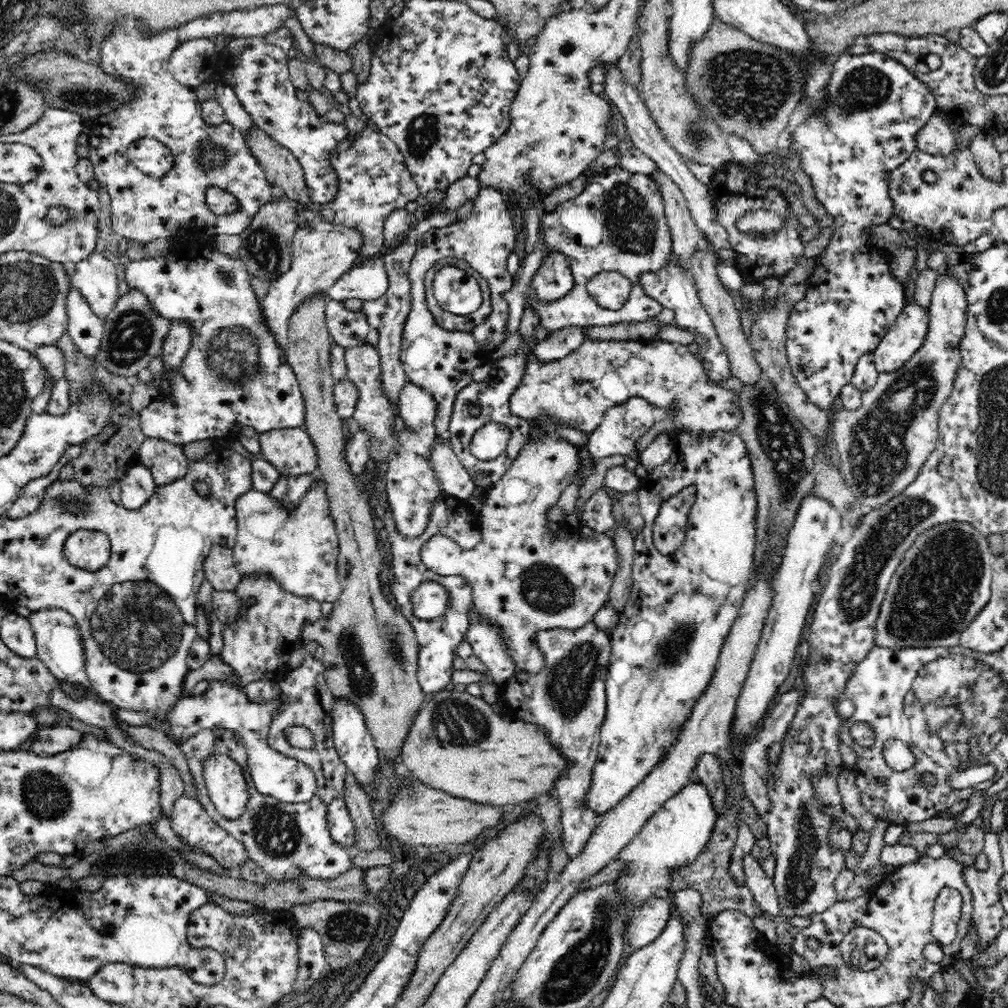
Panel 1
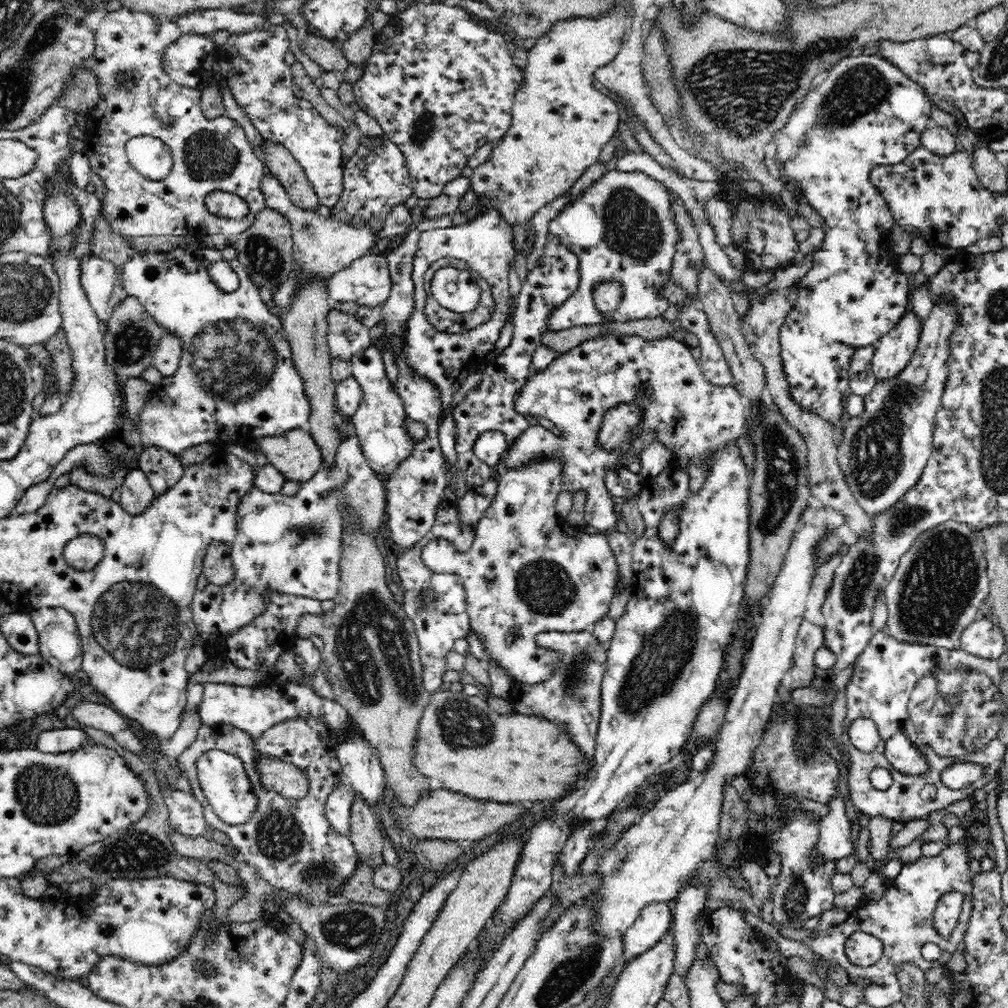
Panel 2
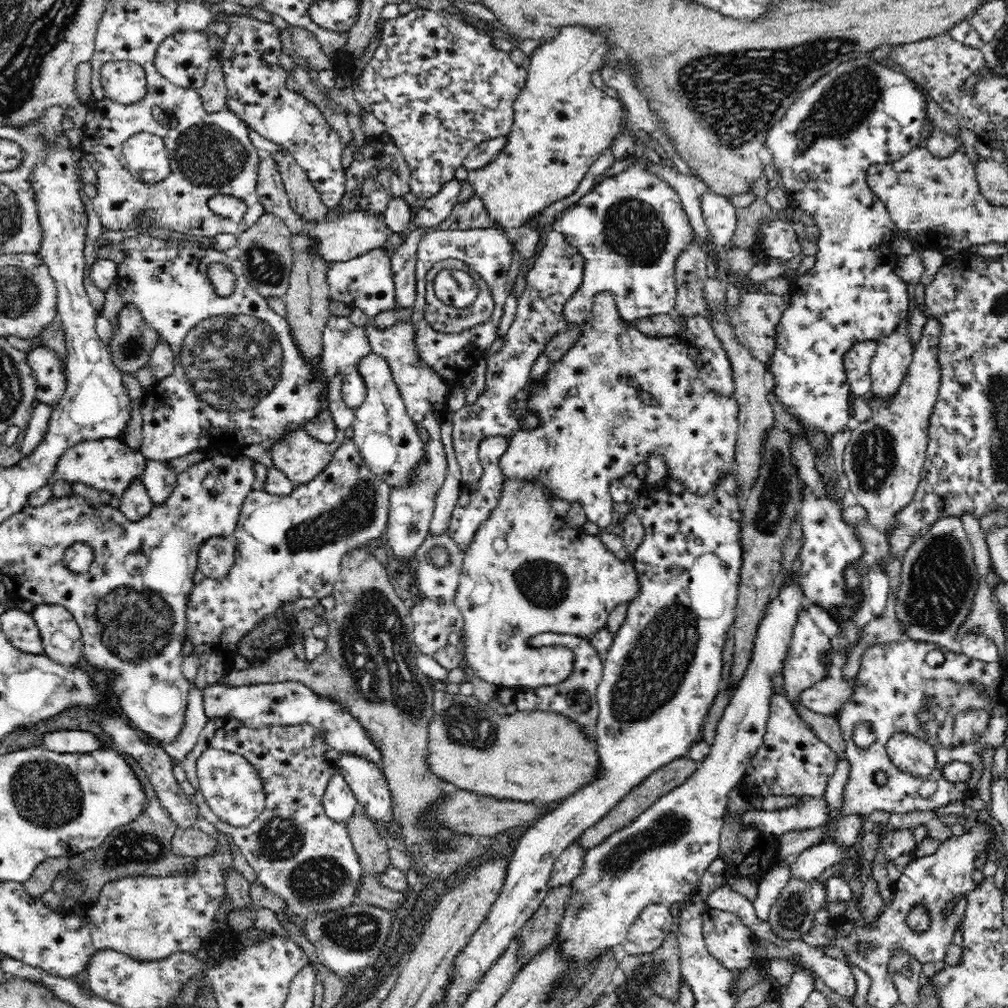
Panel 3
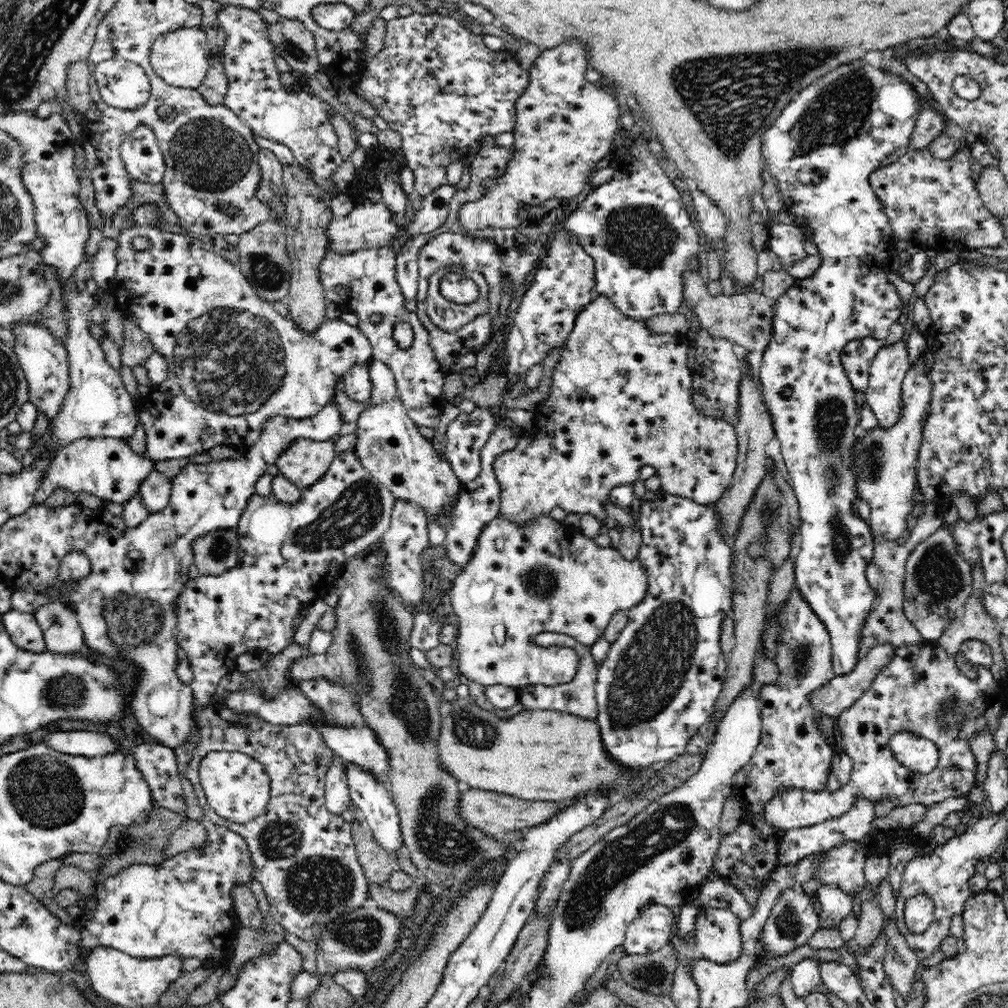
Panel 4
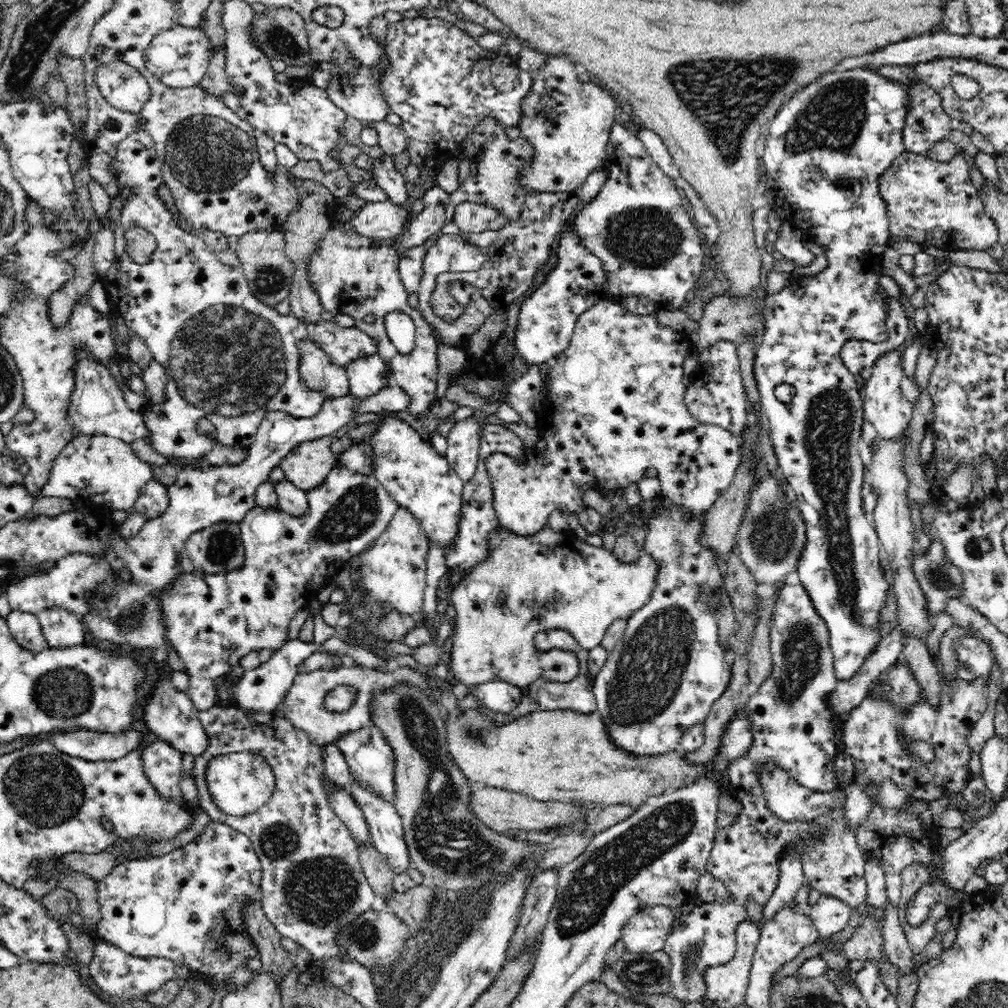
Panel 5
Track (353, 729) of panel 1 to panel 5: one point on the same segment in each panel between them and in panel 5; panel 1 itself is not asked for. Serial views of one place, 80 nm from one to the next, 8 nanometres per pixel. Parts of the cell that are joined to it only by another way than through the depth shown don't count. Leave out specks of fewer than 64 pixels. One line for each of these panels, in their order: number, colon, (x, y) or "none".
2: (356, 756)
3: (368, 784)
4: (374, 799)
5: (387, 834)

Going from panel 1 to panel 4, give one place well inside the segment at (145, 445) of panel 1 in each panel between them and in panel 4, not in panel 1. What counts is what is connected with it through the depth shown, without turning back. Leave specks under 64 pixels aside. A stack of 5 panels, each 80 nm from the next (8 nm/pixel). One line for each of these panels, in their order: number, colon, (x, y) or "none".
2: (163, 470)
3: (159, 478)
4: (155, 490)

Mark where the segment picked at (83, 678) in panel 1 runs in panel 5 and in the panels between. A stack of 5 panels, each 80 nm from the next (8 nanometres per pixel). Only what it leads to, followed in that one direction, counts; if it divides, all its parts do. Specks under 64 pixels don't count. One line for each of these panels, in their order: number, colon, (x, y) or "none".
2: (60, 644)
3: (61, 634)
4: (62, 632)
5: (61, 628)

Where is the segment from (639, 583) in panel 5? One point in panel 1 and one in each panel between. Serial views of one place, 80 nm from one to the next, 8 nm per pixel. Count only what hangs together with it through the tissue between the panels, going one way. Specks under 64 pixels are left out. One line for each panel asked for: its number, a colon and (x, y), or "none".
1: (525, 578)
2: (521, 578)
3: (520, 577)
4: (527, 578)

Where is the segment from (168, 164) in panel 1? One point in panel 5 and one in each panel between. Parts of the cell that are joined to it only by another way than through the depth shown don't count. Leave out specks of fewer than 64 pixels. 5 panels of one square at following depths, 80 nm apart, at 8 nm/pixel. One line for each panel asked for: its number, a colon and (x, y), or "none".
2: (148, 155)
3: (145, 153)
4: (140, 151)
5: (230, 358)

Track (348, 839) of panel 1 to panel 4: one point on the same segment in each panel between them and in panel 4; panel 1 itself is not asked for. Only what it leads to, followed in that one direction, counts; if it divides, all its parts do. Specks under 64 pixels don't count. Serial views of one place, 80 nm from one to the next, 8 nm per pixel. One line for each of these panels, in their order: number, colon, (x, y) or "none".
2: (338, 806)
3: (339, 802)
4: (337, 797)

